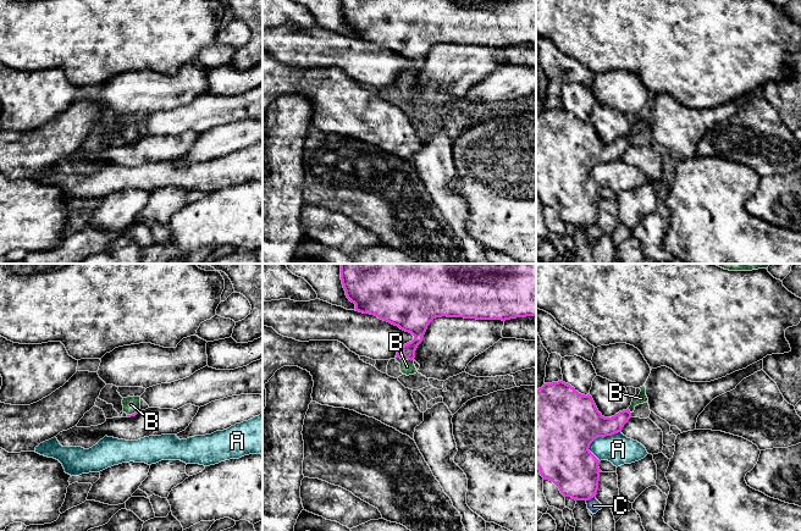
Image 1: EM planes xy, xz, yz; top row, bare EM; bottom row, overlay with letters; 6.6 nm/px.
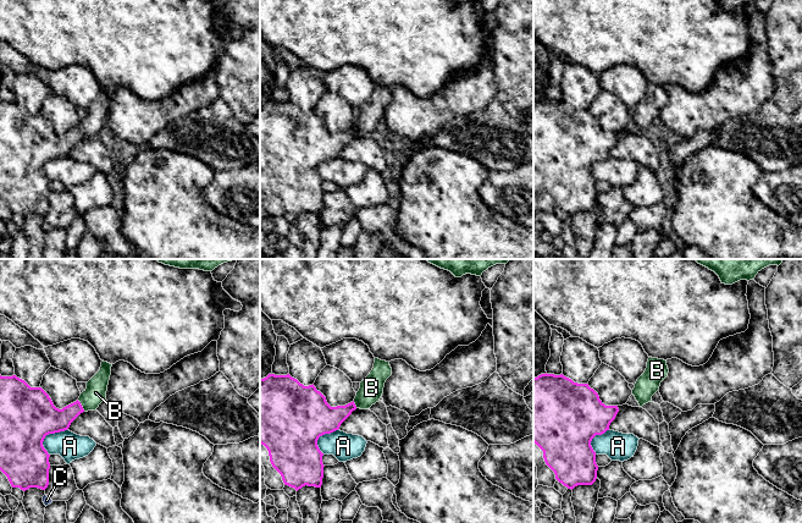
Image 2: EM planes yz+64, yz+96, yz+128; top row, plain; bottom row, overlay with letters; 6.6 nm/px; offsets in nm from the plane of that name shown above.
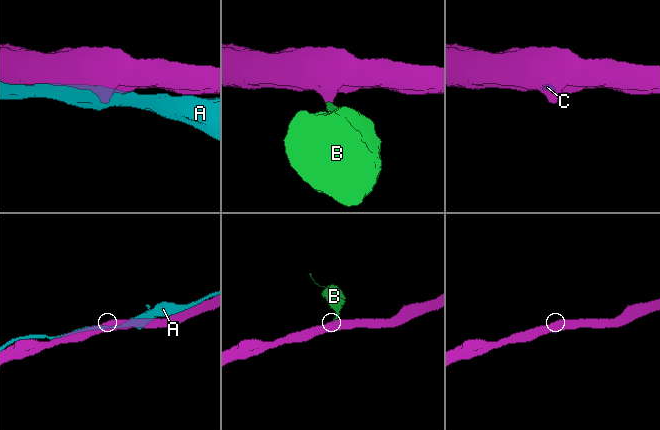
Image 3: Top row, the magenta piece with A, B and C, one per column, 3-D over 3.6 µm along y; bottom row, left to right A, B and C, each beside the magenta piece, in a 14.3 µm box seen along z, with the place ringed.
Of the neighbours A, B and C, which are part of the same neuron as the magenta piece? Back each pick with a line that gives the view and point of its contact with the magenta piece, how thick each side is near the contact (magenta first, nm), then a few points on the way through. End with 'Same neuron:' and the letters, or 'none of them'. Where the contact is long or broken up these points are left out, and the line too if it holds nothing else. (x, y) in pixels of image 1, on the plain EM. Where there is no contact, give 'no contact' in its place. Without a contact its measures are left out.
B: contact xz (404, 84); calibres 160 and 100 nm; way xz (414, 48), (416, 67), (404, 84), (407, 93)
Same neuron: B

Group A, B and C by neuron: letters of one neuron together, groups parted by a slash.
A / B / C

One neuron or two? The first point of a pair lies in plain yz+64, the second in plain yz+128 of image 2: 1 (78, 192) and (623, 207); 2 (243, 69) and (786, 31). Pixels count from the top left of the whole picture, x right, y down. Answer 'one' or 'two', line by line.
1: two
2: one

